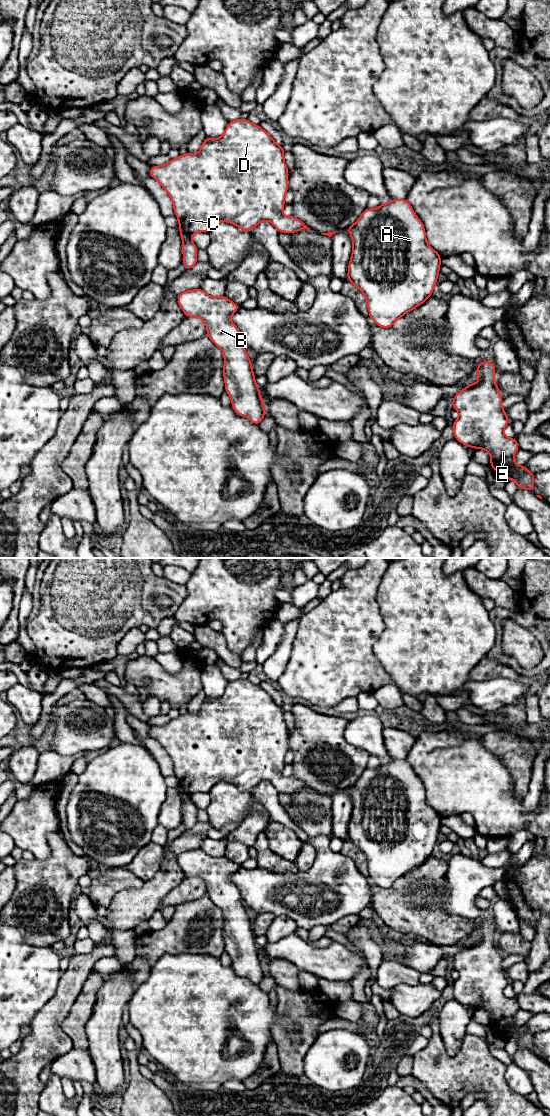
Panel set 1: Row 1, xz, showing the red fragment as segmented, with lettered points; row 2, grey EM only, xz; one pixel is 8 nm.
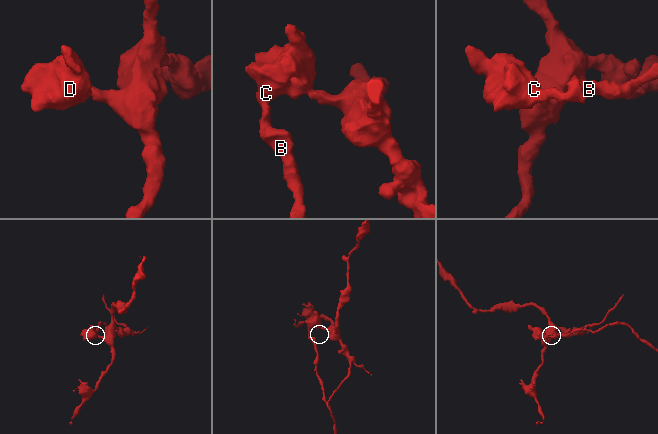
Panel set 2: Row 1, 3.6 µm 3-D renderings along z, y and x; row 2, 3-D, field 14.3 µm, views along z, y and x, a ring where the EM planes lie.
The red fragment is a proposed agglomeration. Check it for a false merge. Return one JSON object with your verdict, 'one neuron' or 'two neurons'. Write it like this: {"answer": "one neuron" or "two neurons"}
{"answer": "one neuron"}

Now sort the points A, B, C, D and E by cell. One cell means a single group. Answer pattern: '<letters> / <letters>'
A B C D E

